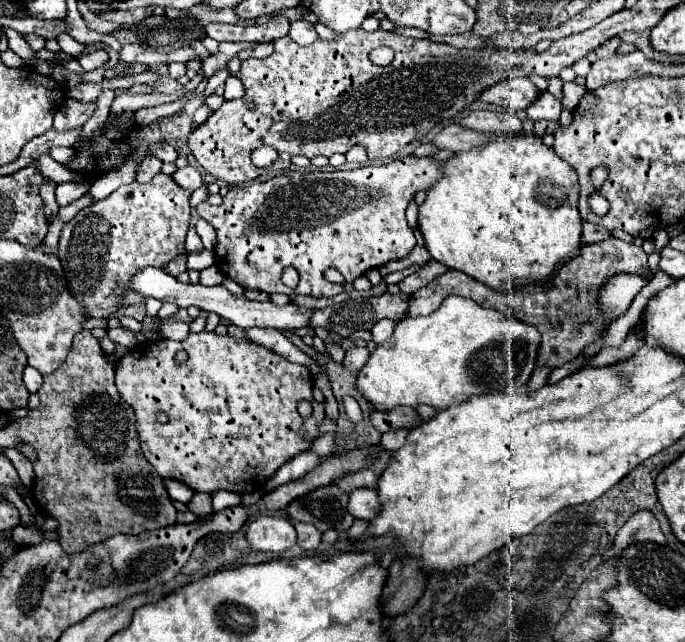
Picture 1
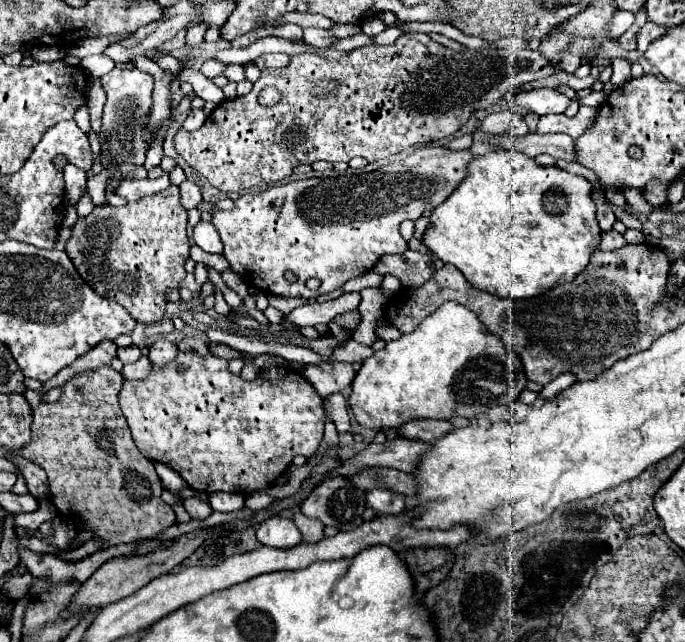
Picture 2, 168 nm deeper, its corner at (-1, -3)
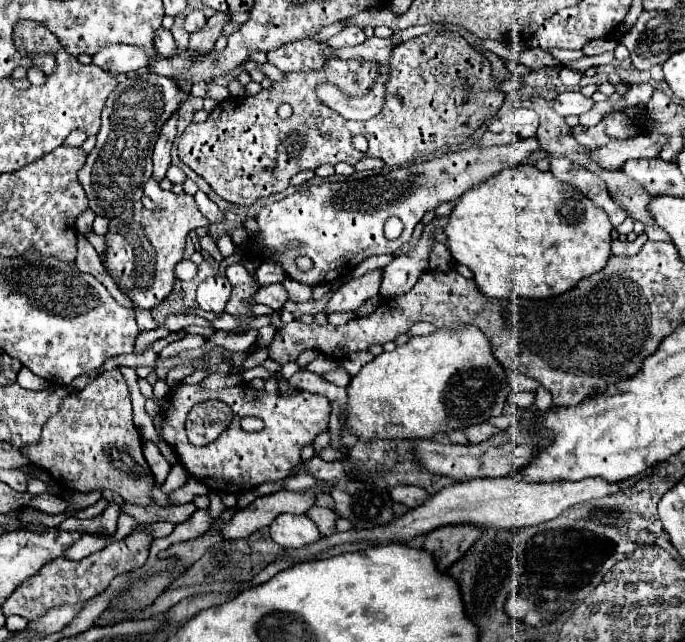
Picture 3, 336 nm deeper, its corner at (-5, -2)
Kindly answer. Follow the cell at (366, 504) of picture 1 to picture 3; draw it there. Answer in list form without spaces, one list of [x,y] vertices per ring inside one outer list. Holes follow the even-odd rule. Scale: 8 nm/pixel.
[[[396,486],[396,488],[392,488],[390,494],[396,502],[406,504],[408,508],[418,508],[430,498],[430,494],[420,486]]]

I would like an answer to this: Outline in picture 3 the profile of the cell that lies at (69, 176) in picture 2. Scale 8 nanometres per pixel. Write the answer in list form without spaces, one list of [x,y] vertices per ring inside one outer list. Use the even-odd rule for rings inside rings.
[[[86,210],[86,212],[76,220],[76,230],[78,230],[82,236],[86,236],[88,232],[92,232],[92,222],[94,222],[94,214],[92,214],[92,210]]]

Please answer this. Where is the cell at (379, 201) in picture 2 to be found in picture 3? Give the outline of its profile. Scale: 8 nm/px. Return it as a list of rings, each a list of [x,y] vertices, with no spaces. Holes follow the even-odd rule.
[[[538,136],[514,140],[508,146],[492,148],[470,148],[448,152],[432,160],[414,162],[412,166],[398,168],[394,172],[376,174],[362,180],[342,180],[342,182],[322,182],[316,186],[302,188],[292,196],[268,204],[260,210],[256,218],[260,226],[260,240],[256,240],[256,258],[262,258],[266,248],[276,248],[284,272],[302,284],[316,286],[348,276],[364,258],[372,254],[394,254],[412,236],[414,226],[422,220],[424,212],[438,208],[442,202],[456,202],[466,190],[478,186],[490,176],[504,168],[522,164],[540,148]],[[396,216],[404,222],[404,230],[396,240],[384,236],[384,222]],[[300,240],[300,248],[290,248],[288,244]],[[308,256],[312,260],[312,270],[302,272],[296,266],[296,258]]]

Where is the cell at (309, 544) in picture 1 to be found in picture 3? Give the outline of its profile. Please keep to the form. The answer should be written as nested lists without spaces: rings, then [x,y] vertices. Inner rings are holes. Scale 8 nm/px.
[[[314,506],[312,510],[306,512],[308,518],[312,518],[316,522],[316,526],[320,528],[320,534],[322,536],[332,536],[336,532],[336,514],[332,514],[330,508],[320,508],[320,506]]]

